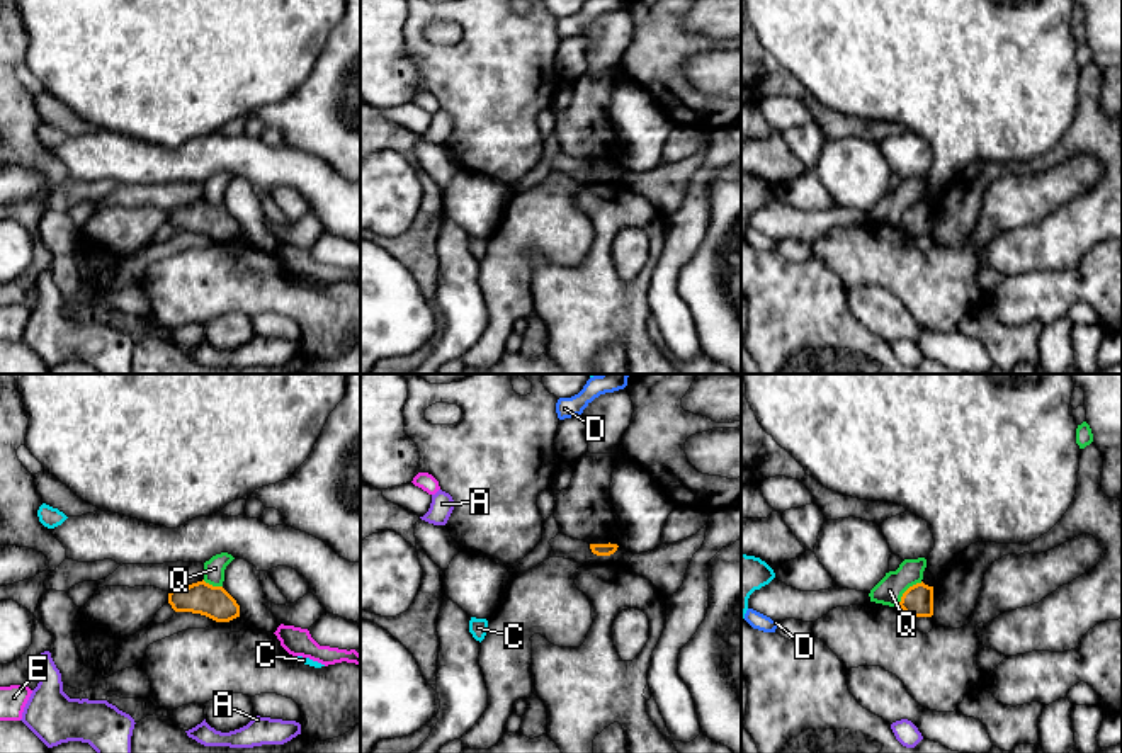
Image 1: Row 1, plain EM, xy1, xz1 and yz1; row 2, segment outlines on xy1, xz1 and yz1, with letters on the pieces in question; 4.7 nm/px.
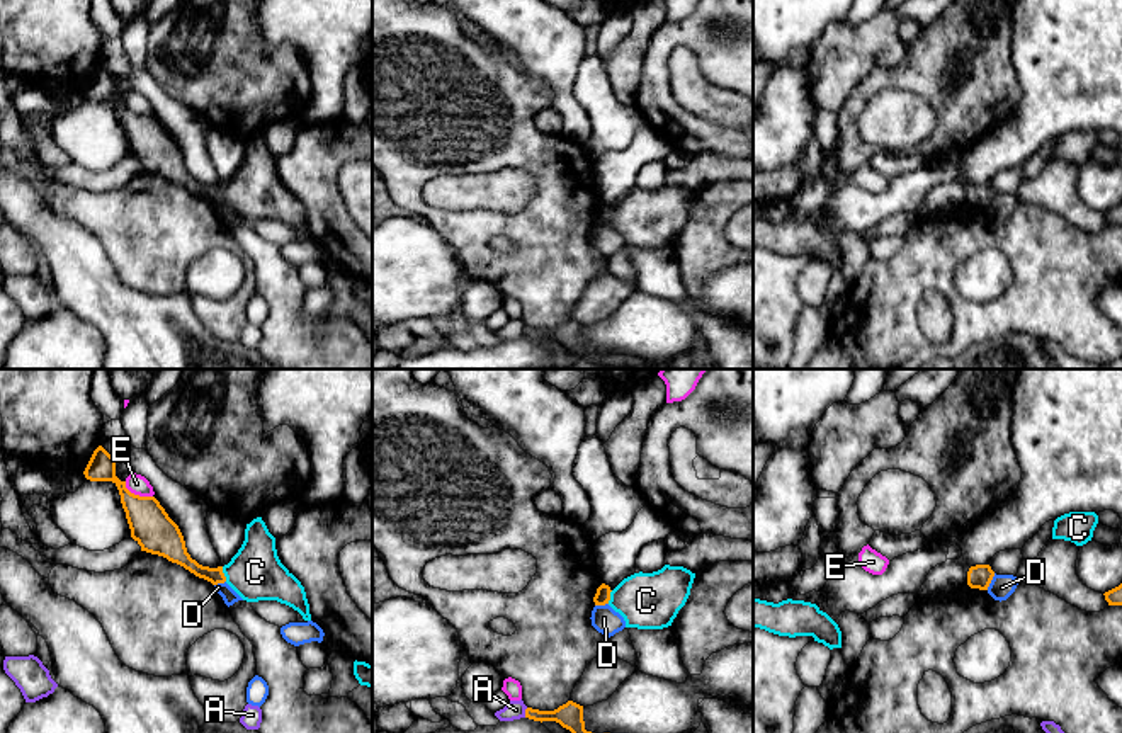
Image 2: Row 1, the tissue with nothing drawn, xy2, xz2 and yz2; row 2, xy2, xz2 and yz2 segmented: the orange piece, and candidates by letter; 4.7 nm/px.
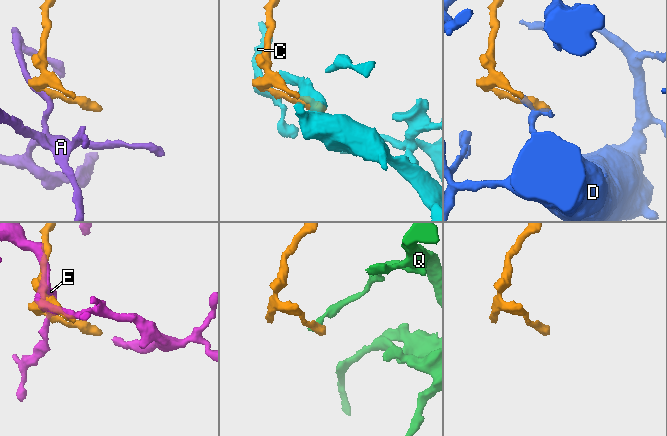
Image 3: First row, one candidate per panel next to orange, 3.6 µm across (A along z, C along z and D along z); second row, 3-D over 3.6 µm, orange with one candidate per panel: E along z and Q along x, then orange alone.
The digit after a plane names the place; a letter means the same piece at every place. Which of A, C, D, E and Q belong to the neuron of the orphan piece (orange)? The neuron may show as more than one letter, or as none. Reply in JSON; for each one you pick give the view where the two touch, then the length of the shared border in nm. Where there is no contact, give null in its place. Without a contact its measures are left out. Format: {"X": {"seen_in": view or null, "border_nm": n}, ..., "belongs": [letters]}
{"C": {"seen_in": "xy2", "border_nm": 80}, "belongs": ["C"]}

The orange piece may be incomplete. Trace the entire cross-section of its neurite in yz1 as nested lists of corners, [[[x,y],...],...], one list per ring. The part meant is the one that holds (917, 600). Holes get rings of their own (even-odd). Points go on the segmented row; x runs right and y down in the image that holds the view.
[[[916,583],[910,586],[899,602],[899,607],[911,617],[932,617],[933,615],[933,586]]]

